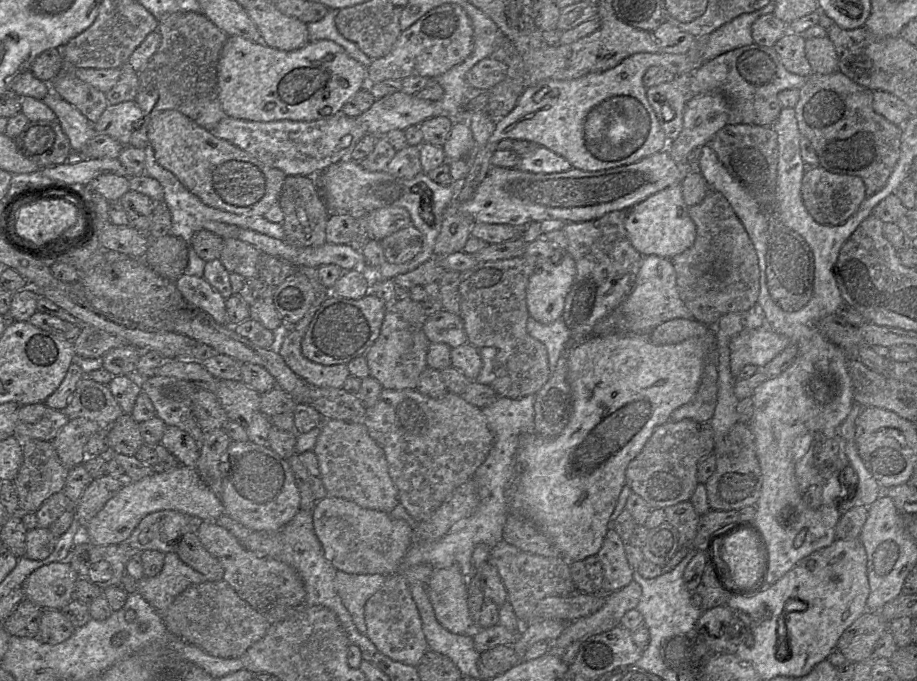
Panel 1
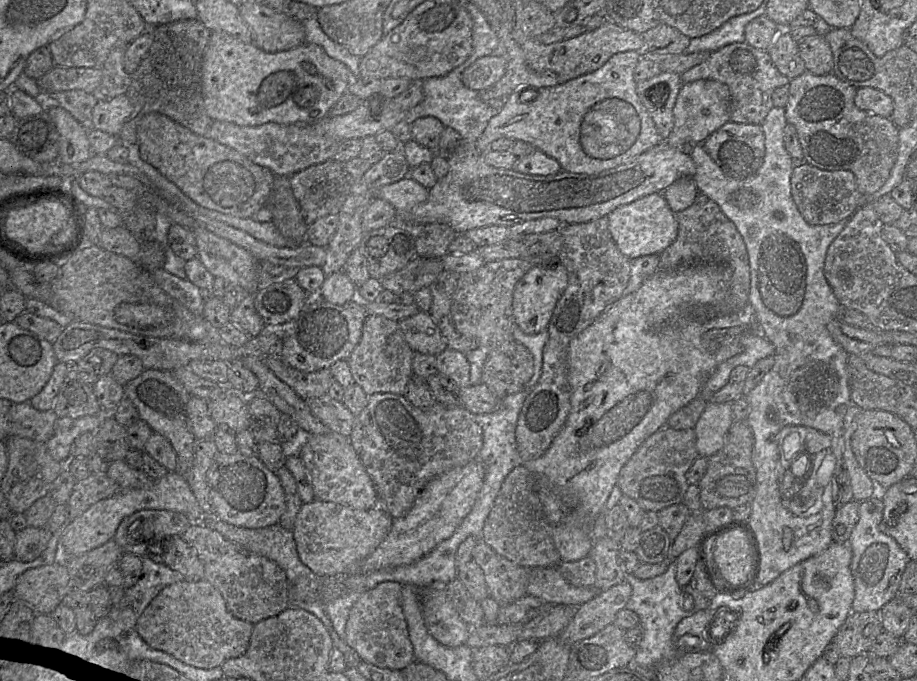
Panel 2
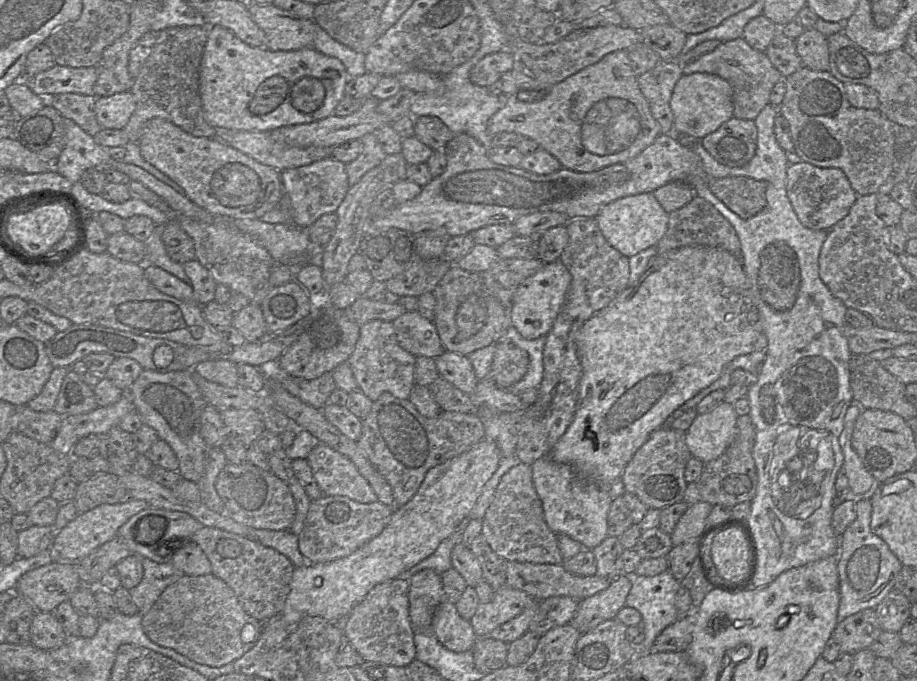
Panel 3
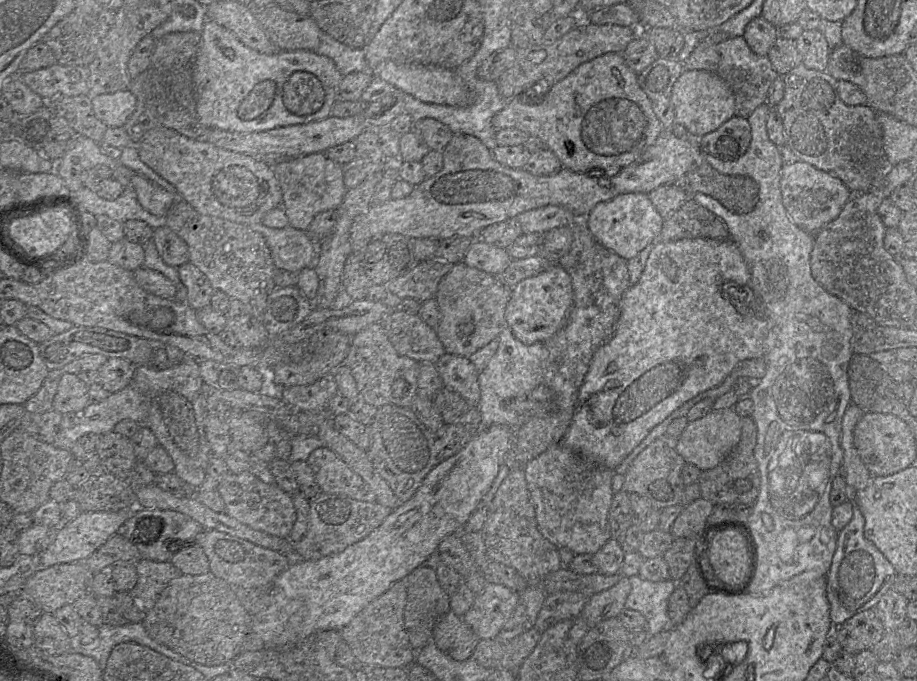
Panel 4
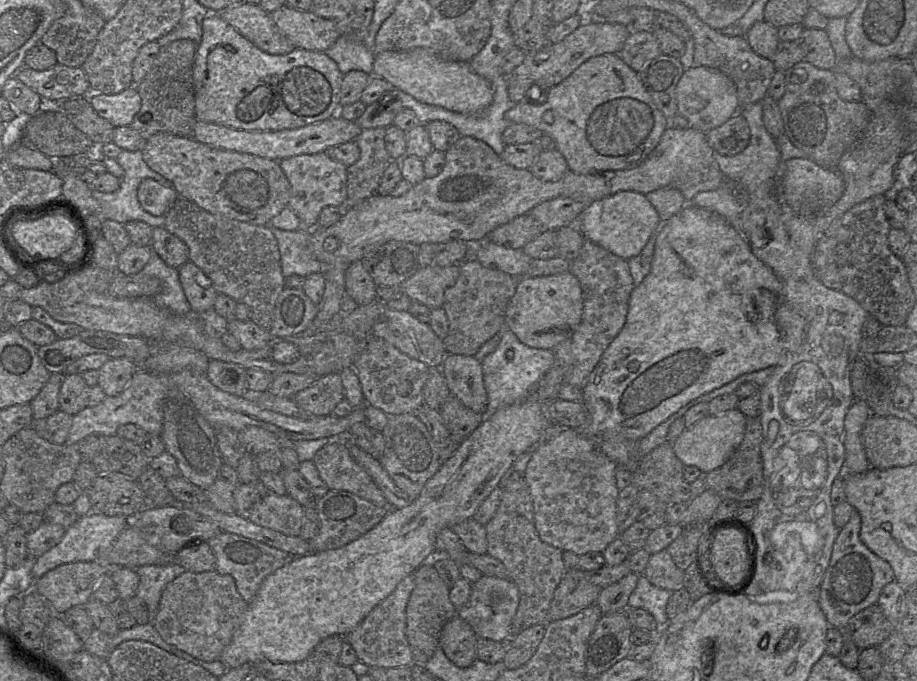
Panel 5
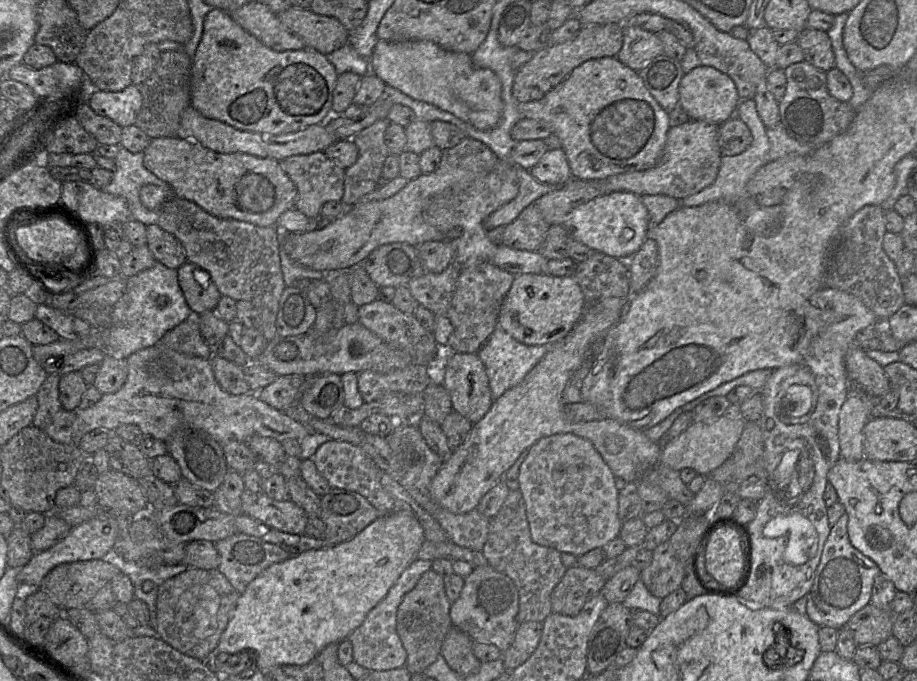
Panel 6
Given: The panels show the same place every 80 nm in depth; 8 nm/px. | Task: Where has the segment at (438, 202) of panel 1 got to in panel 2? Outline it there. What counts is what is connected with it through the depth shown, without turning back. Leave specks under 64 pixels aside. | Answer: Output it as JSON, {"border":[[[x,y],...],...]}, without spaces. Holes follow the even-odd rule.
{"border":[[[411,177],[382,187],[378,197],[394,206],[399,215],[408,215],[414,207],[424,202],[429,195],[429,189]]]}

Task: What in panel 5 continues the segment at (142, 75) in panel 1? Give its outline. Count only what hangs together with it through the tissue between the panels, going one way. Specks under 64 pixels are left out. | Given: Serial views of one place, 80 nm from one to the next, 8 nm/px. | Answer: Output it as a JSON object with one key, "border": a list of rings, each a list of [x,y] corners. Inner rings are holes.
{"border":[[[178,39],[160,47],[150,71],[135,85],[141,98],[141,107],[129,125],[144,140],[158,132],[181,137],[192,137],[197,121],[193,83],[193,64],[197,44],[190,39]]]}

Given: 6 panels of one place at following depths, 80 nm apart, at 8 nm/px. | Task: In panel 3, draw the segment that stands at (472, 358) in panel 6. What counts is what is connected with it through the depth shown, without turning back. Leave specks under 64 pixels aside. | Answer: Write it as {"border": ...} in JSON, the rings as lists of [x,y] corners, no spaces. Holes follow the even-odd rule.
{"border":[[[445,351],[436,358],[440,376],[468,395],[472,395],[479,380],[473,365],[466,355]]]}

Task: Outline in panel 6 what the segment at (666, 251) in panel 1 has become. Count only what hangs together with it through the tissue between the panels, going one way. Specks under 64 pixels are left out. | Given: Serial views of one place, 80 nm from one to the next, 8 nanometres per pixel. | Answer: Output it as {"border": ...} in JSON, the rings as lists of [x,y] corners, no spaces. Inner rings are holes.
{"border":[[[611,192],[597,196],[573,209],[563,226],[570,237],[597,251],[628,261],[641,248],[652,226],[641,197],[631,192]]]}

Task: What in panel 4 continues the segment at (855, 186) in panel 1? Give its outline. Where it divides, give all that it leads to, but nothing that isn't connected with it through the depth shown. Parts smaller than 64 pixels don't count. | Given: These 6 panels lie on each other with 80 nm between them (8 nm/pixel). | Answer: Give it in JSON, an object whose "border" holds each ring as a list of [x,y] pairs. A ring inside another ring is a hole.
{"border":[[[805,162],[785,163],[781,171],[782,202],[790,219],[815,234],[836,219],[853,193],[838,177]]]}

